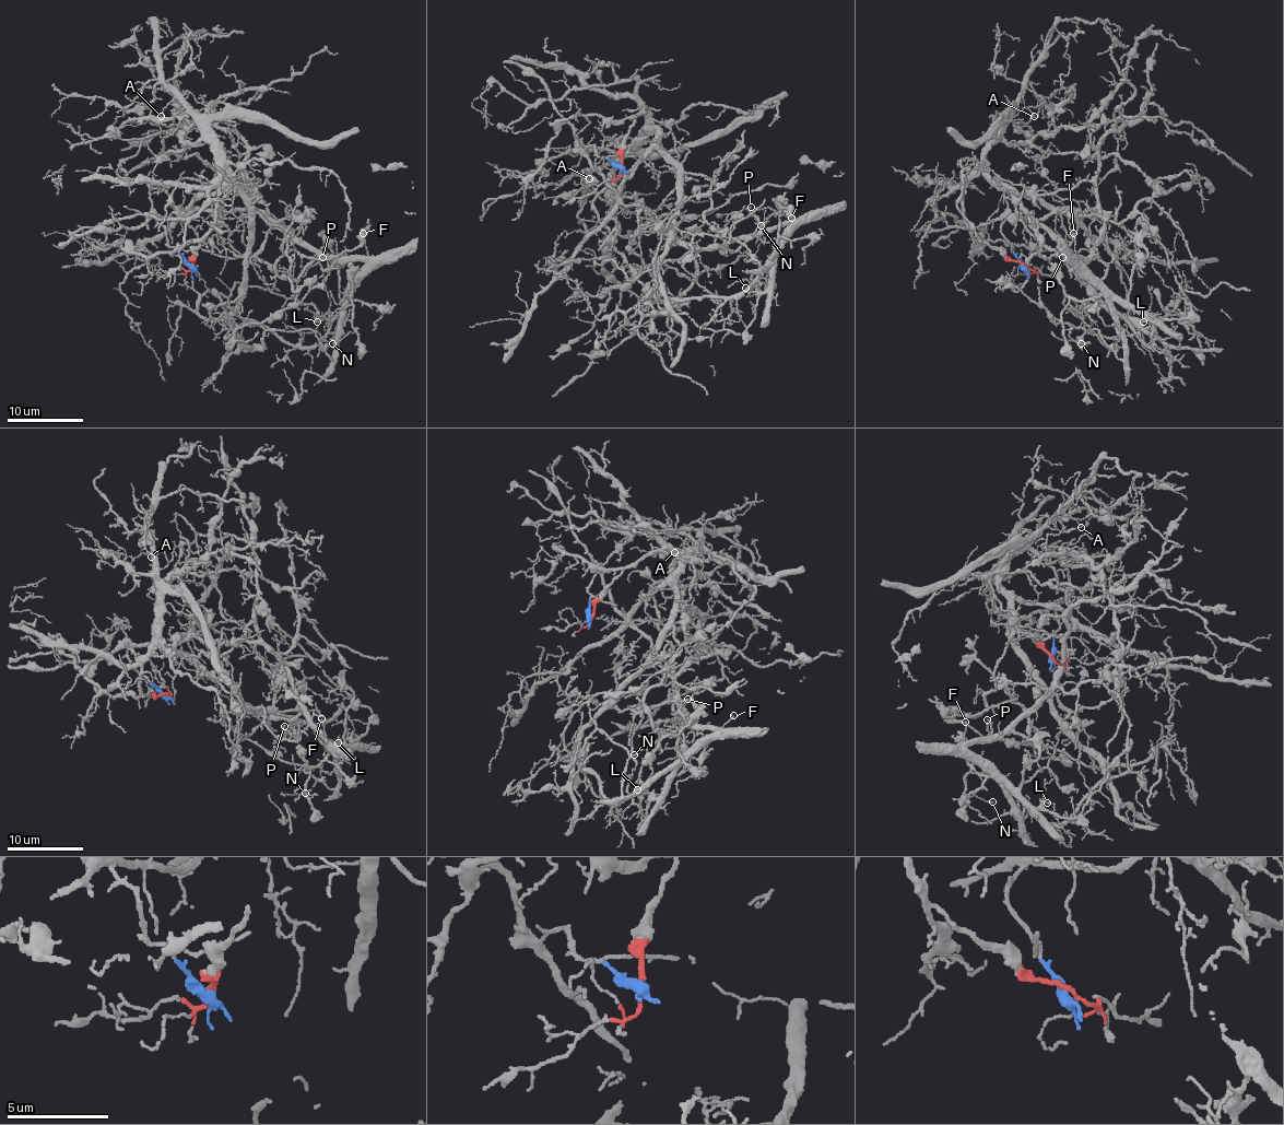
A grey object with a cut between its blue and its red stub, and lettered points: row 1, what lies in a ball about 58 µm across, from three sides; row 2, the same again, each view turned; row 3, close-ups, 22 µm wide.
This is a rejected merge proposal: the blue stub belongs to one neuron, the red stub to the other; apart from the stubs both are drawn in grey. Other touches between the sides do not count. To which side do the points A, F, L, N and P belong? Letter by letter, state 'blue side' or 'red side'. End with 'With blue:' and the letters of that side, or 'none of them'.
A: red side
F: blue side
L: blue side
N: blue side
P: blue side
With blue: F, L, N, P

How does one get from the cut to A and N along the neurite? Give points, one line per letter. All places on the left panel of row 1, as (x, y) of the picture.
A: (193, 265), (196, 248), (216, 213), (219, 147), (176, 100), (168, 104), (161, 117)
N: (193, 265), (155, 220), (252, 208), (327, 256), (356, 257), (364, 277), (349, 299), (355, 329), (332, 342)

